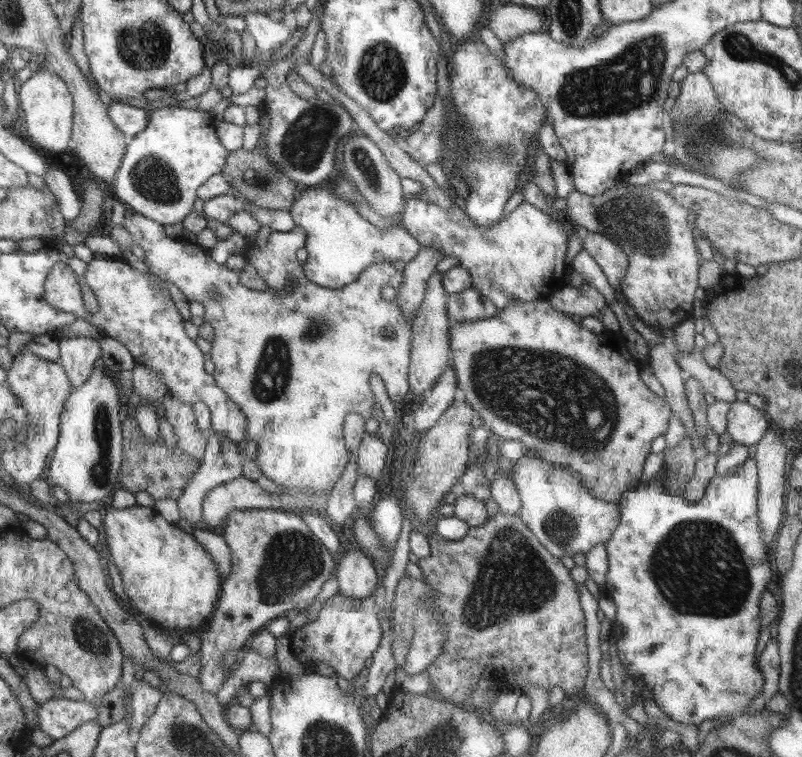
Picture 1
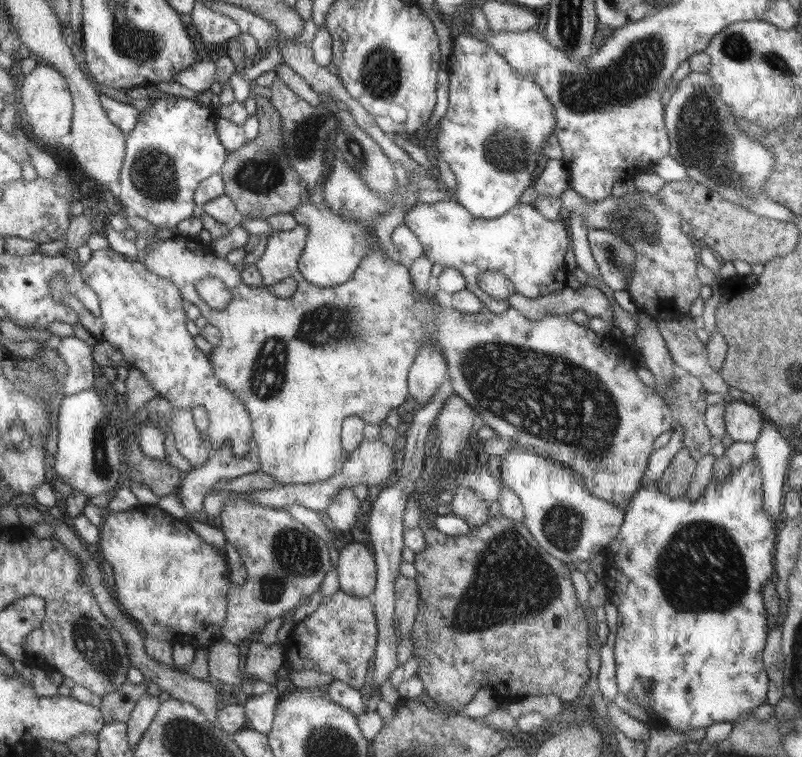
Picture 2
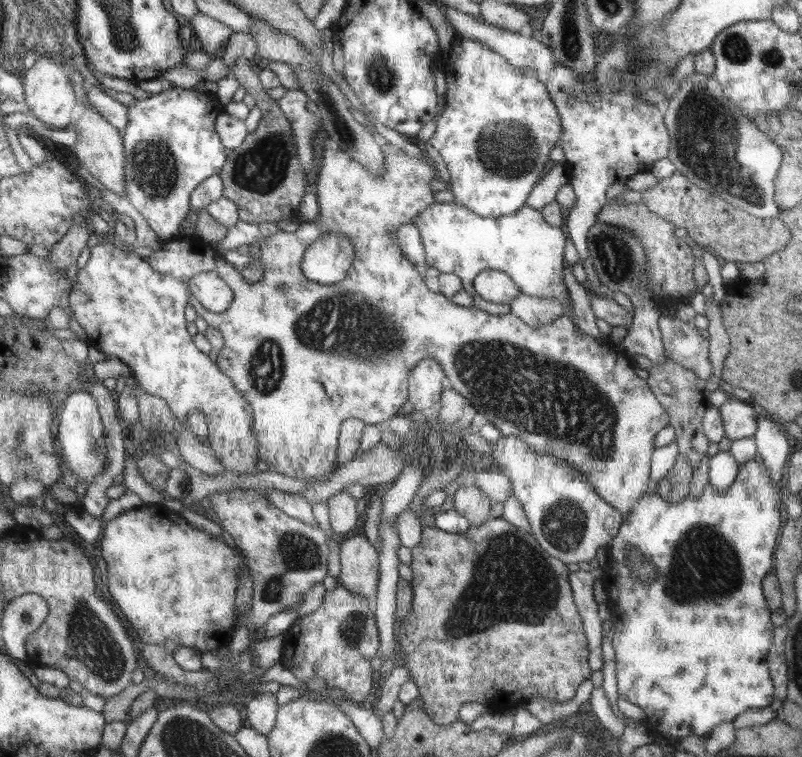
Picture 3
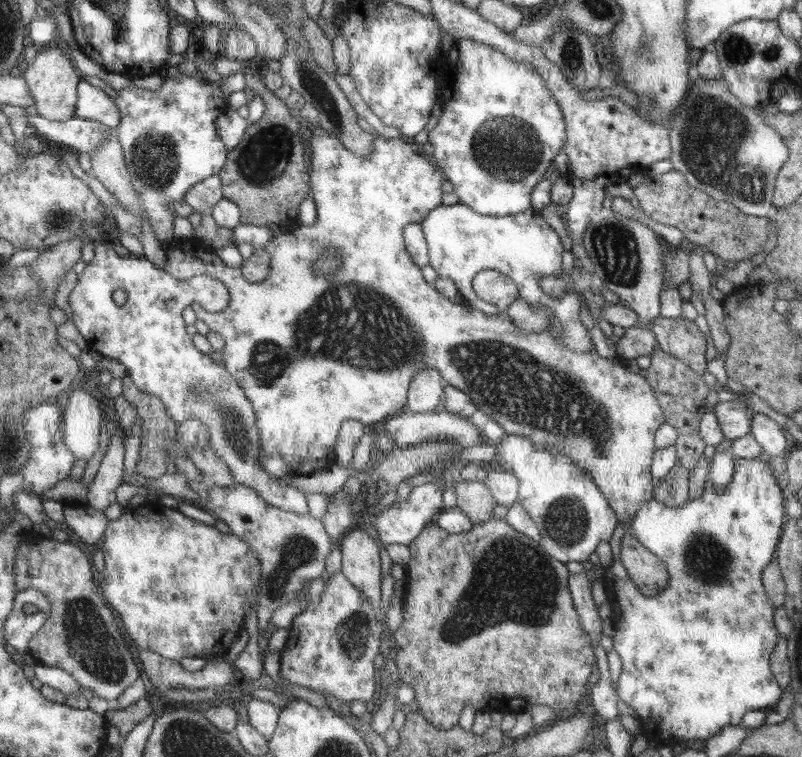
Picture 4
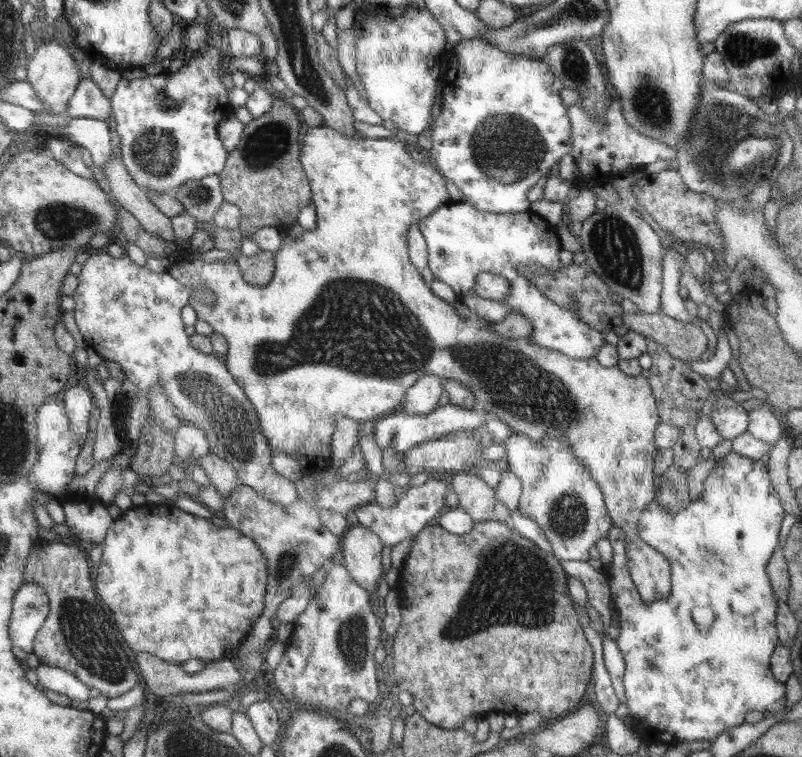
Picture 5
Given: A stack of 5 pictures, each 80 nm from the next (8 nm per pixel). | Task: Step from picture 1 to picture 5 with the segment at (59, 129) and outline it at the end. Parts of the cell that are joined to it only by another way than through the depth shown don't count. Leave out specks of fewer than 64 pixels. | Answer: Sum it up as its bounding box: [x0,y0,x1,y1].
[24,39,80,115]

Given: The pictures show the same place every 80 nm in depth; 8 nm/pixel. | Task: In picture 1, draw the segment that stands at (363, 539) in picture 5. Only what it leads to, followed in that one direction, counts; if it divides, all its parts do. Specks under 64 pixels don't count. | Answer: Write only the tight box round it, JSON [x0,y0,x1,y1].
[336,550,378,599]

